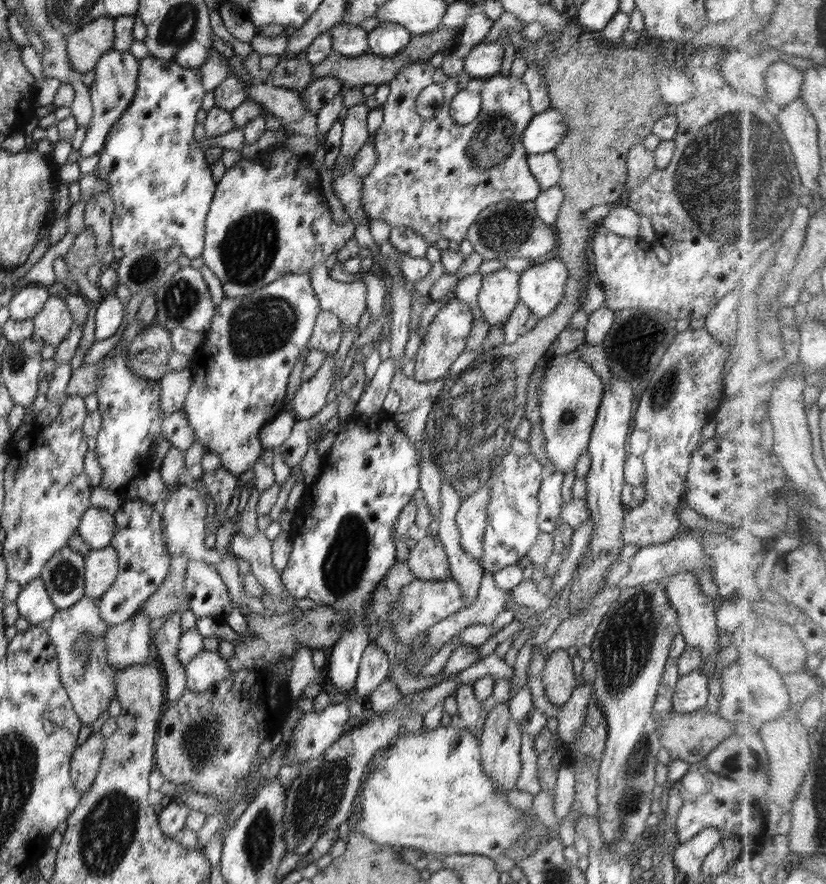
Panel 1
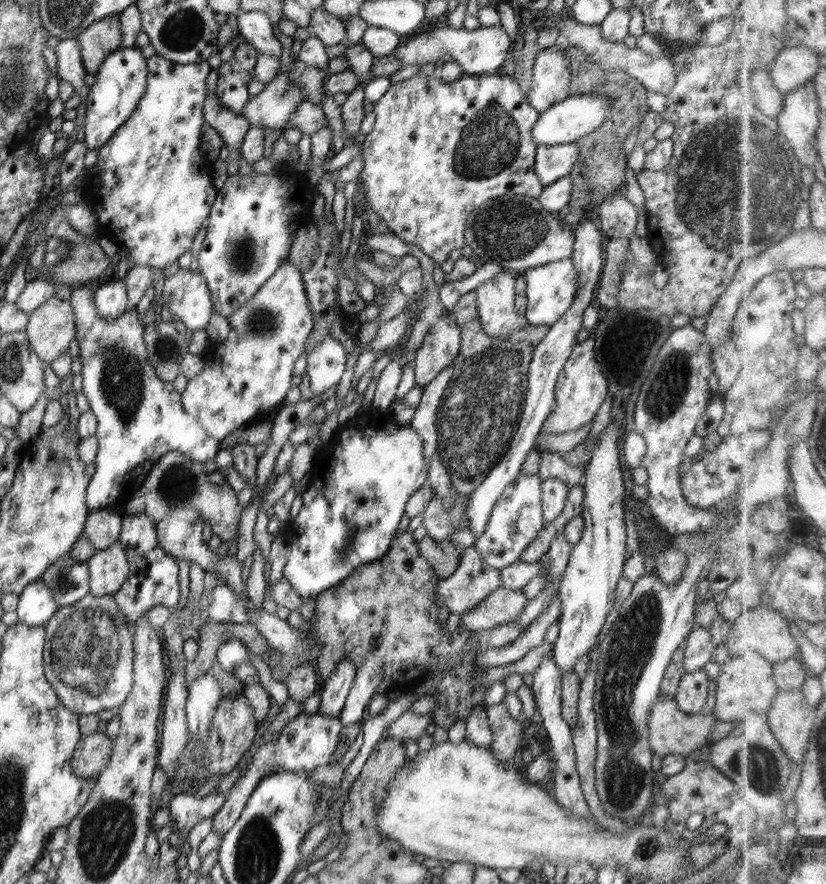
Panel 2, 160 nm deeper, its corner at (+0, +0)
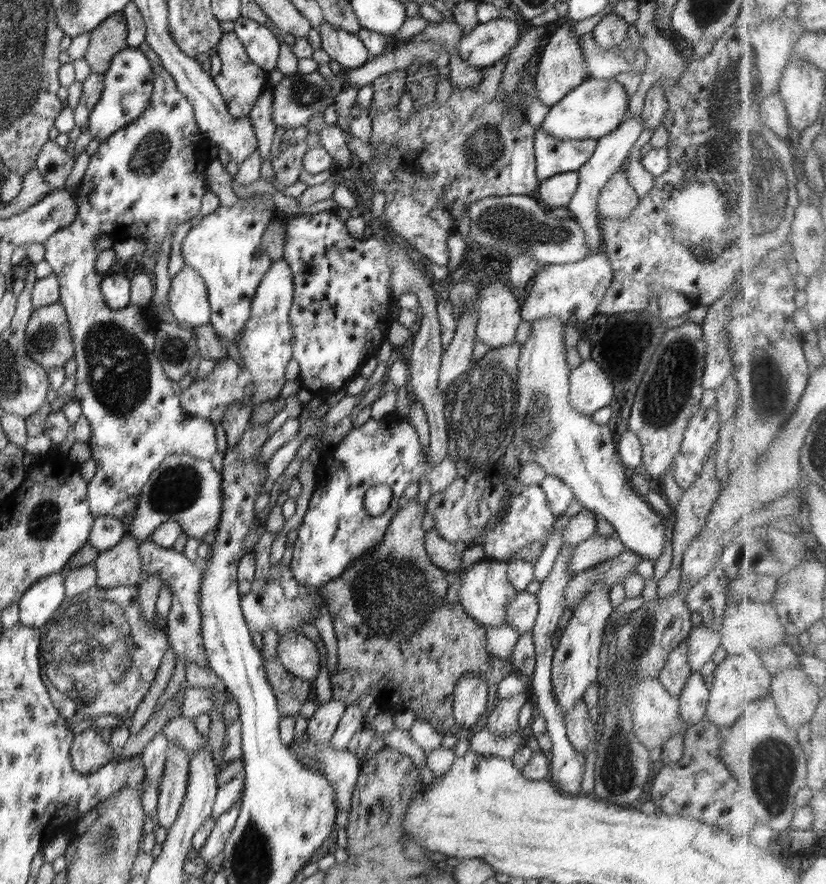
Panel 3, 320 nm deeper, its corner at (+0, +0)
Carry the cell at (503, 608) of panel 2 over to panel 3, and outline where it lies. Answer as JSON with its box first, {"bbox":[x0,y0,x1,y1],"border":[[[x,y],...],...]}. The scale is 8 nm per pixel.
{"bbox":[506,590,538,635],"border":[[[525,590],[518,592],[506,609],[506,625],[516,629],[519,635],[530,633],[533,631],[538,612],[537,596],[530,595]]]}

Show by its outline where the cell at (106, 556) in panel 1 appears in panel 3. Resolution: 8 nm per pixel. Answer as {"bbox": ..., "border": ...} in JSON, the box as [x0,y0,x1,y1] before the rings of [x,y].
{"bbox":[92,534,144,589],"border":[[[126,534],[114,548],[99,551],[92,565],[96,570],[96,586],[106,589],[116,586],[136,587],[144,577],[138,547],[139,540]]]}

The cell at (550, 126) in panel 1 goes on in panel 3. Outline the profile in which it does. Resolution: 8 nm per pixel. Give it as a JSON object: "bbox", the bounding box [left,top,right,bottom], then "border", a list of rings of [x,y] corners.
{"bbox":[539,79,629,140],"border":[[[586,79],[581,86],[566,94],[556,105],[550,108],[546,119],[539,127],[544,134],[550,134],[558,140],[587,140],[607,136],[624,123],[629,115],[629,96],[623,86],[612,79]]]}

